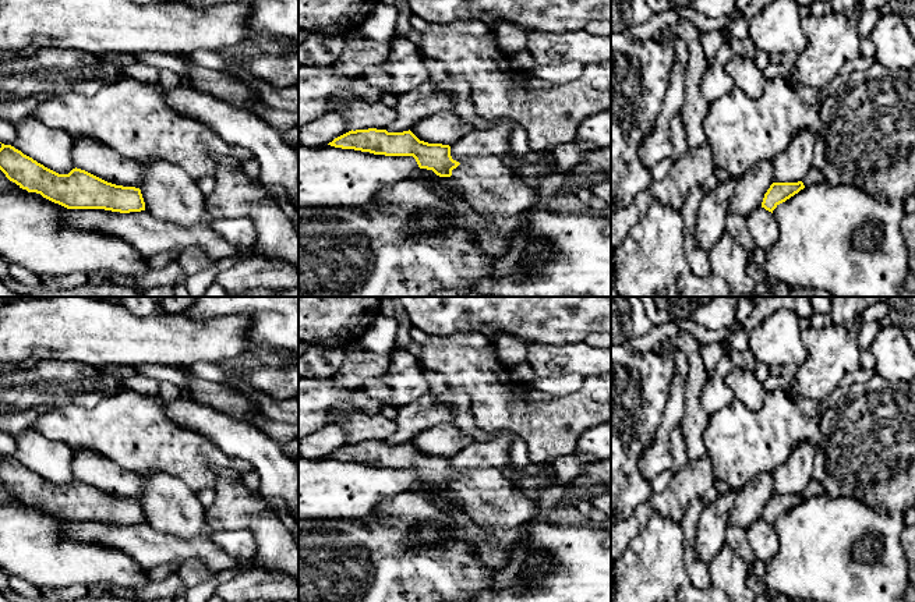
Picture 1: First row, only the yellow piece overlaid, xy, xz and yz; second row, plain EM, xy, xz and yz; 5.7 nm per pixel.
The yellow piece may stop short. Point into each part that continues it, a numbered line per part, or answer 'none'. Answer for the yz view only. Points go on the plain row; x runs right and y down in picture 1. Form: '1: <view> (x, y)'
1: yz (813, 488)

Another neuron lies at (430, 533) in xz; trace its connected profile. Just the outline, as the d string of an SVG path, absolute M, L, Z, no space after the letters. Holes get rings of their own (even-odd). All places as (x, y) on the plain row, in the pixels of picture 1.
M424 521L418 527L418 535L413 539L413 545L431 545L441 539L453 539L452 528L442 523Z

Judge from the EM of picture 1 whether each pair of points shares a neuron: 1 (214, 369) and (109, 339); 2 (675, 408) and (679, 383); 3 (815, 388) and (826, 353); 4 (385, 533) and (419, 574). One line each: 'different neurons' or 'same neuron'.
1: different neurons
2: same neuron
3: same neuron
4: same neuron

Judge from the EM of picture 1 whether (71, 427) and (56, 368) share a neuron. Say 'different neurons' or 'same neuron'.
different neurons

